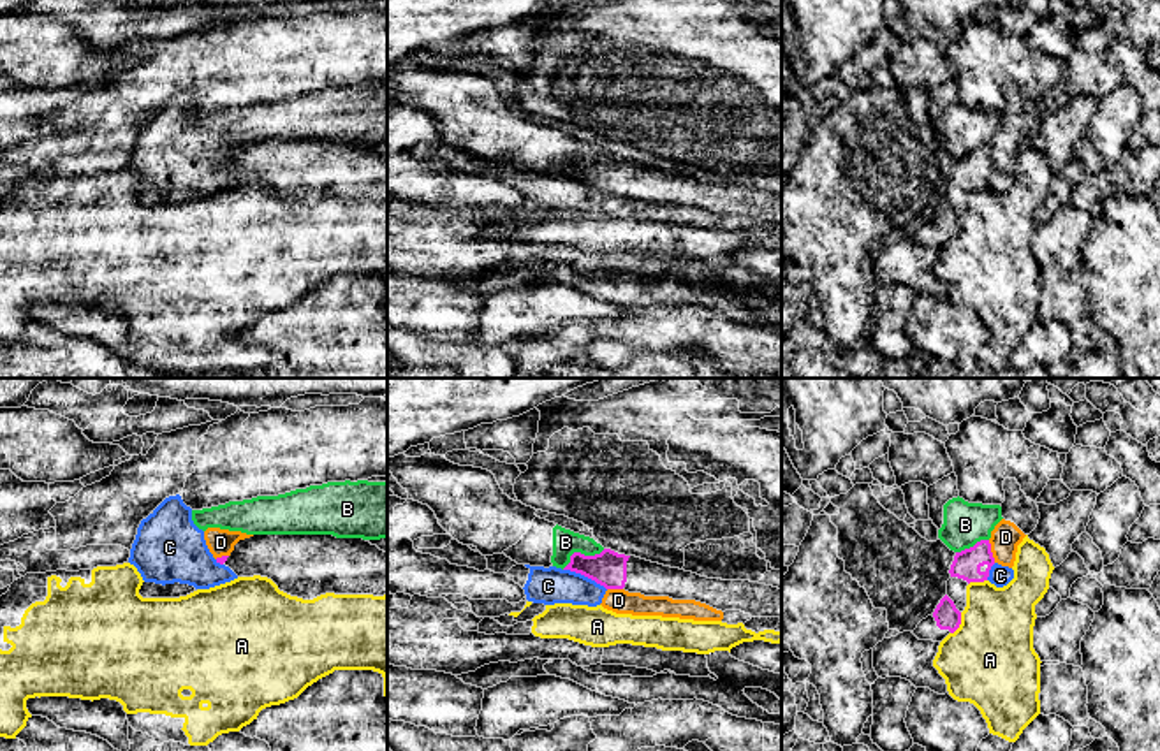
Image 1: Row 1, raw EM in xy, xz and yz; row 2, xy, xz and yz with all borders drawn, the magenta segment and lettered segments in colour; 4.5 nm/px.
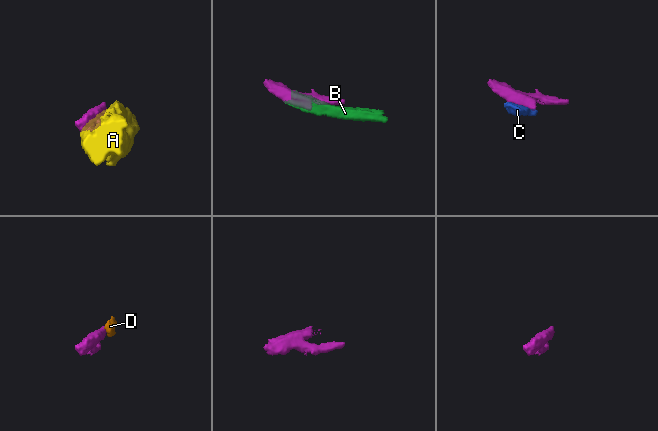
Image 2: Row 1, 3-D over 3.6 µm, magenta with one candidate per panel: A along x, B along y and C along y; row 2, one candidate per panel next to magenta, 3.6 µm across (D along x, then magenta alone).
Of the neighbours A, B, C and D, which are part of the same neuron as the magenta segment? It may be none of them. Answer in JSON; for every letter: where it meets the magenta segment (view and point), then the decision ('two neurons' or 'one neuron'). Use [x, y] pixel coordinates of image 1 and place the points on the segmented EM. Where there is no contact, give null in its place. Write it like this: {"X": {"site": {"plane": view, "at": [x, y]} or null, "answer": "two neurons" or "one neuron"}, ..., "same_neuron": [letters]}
{"A": {"site": {"plane": "yz", "at": [960, 623]}, "answer": "two neurons"}, "B": {"site": {"plane": "xz", "at": [581, 554]}, "answer": "two neurons"}, "C": {"site": {"plane": "xz", "at": [585, 576]}, "answer": "two neurons"}, "D": {"site": {"plane": "yz", "at": [990, 551]}, "answer": "two neurons"}, "same_neuron": []}

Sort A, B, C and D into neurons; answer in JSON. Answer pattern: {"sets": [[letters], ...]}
{"sets": [["A"], ["B"], ["C", "D"]]}

